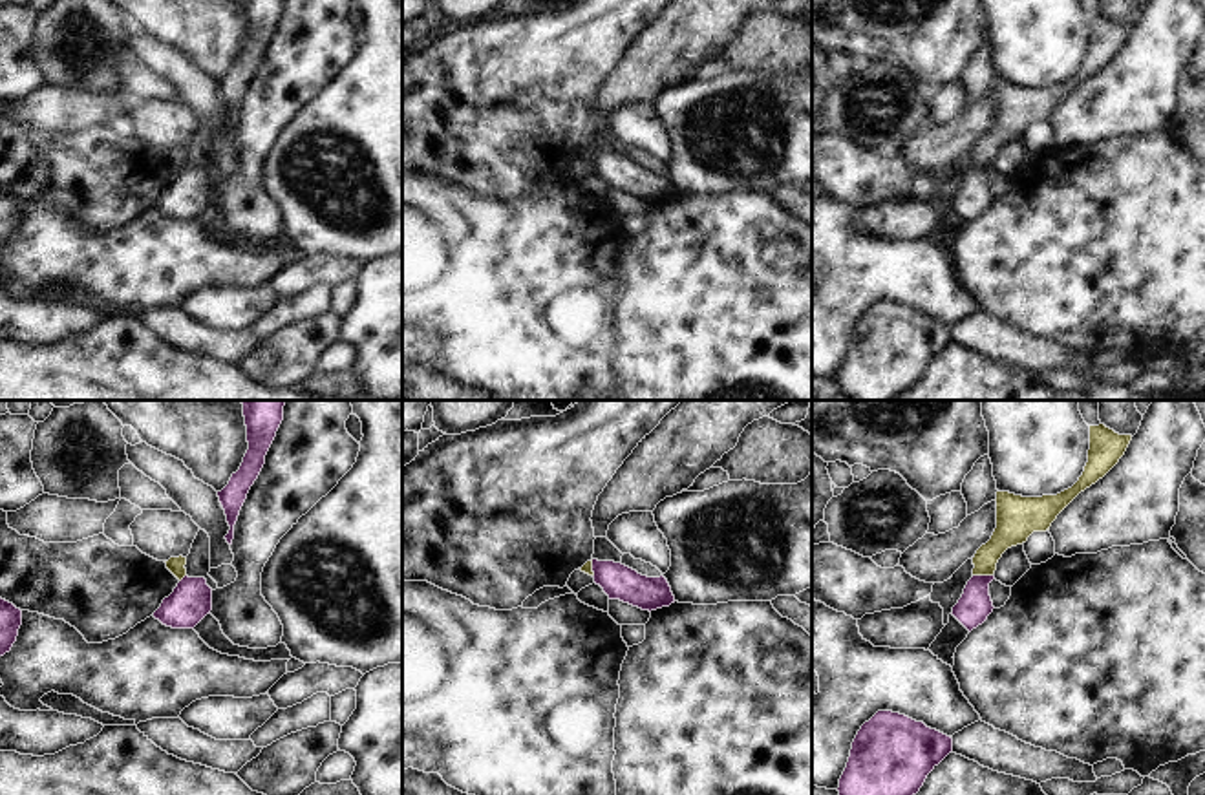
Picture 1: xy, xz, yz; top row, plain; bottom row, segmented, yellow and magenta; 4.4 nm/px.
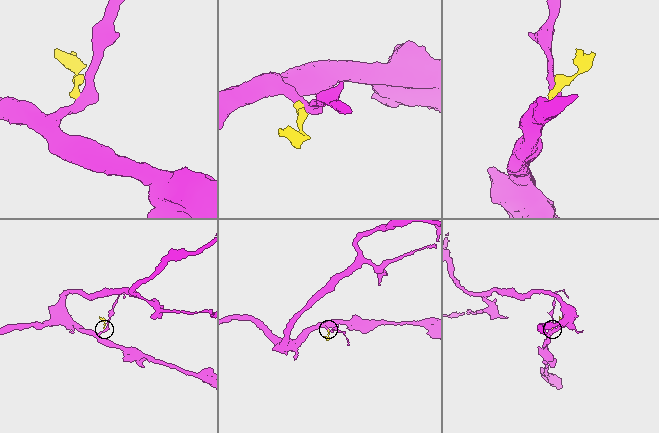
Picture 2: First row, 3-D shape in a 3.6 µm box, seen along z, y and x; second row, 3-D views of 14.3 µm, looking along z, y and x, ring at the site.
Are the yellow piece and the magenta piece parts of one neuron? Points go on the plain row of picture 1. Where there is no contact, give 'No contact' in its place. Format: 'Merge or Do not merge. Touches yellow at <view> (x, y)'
Do not merge. Touches yellow at yz (982, 165).

